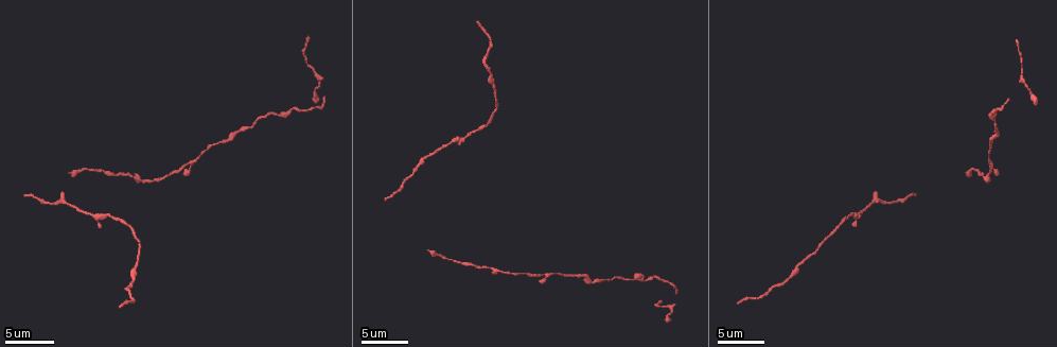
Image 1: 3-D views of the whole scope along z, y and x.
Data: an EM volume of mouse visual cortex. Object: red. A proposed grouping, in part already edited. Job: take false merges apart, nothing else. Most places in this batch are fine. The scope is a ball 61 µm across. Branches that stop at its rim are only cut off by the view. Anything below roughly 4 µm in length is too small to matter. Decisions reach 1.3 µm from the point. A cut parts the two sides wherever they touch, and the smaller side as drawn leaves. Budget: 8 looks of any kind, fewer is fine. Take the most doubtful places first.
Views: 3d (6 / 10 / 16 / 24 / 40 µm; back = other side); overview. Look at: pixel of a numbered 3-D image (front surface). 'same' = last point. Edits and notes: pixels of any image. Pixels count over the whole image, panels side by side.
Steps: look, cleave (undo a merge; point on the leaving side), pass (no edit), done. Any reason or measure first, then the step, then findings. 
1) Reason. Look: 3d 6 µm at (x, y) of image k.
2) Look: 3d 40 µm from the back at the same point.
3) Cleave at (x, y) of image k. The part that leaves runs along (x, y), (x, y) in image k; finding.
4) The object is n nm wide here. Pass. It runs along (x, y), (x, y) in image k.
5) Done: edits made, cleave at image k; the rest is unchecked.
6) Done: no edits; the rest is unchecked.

Two arms at a narrow angle. Look: 3d 16 µm at (195, 158) of image 1.

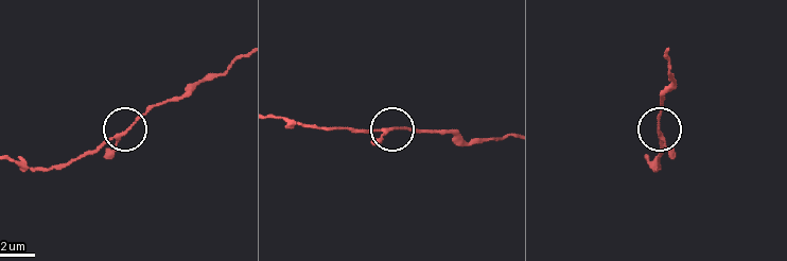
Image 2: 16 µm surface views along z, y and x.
The object is 140 nm wide here. Pass. It runs along (12, 158), (34, 169), (68, 166), (98, 152), (160, 102) in image 2; all the same neuron.

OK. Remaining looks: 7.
Look: 3d 16 µm at (428, 154) of image 1.

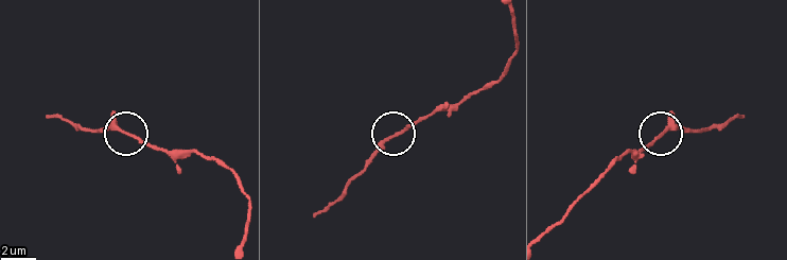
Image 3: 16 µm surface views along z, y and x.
Pass. Continuous, no second neuron.

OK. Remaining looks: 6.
Look: 3d 6 µm at (651, 280) of image 1.

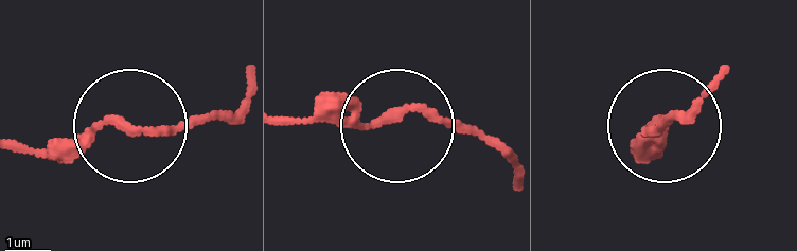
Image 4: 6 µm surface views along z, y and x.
The object is 200 nm wide here. Pass. It runs along (284, 124), (421, 112), (497, 135) in image 4; one neuron here.

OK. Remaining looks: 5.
Thick turns thin. Look: 3d 16 µm at (136, 262) of image 1.

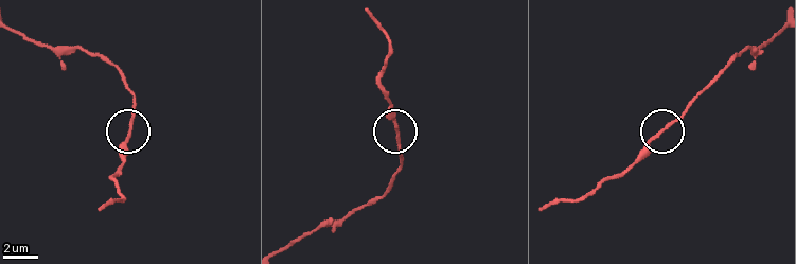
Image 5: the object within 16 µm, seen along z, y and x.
Pass. One neuron here.

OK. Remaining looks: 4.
Done: no edits; the rest is unchecked.

